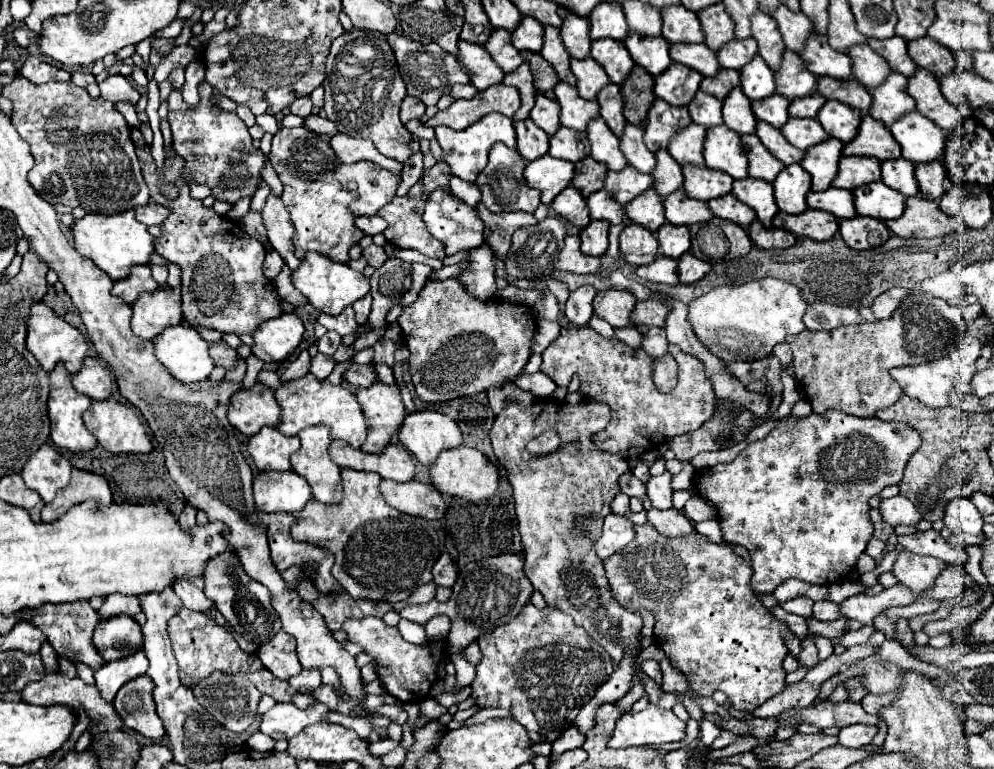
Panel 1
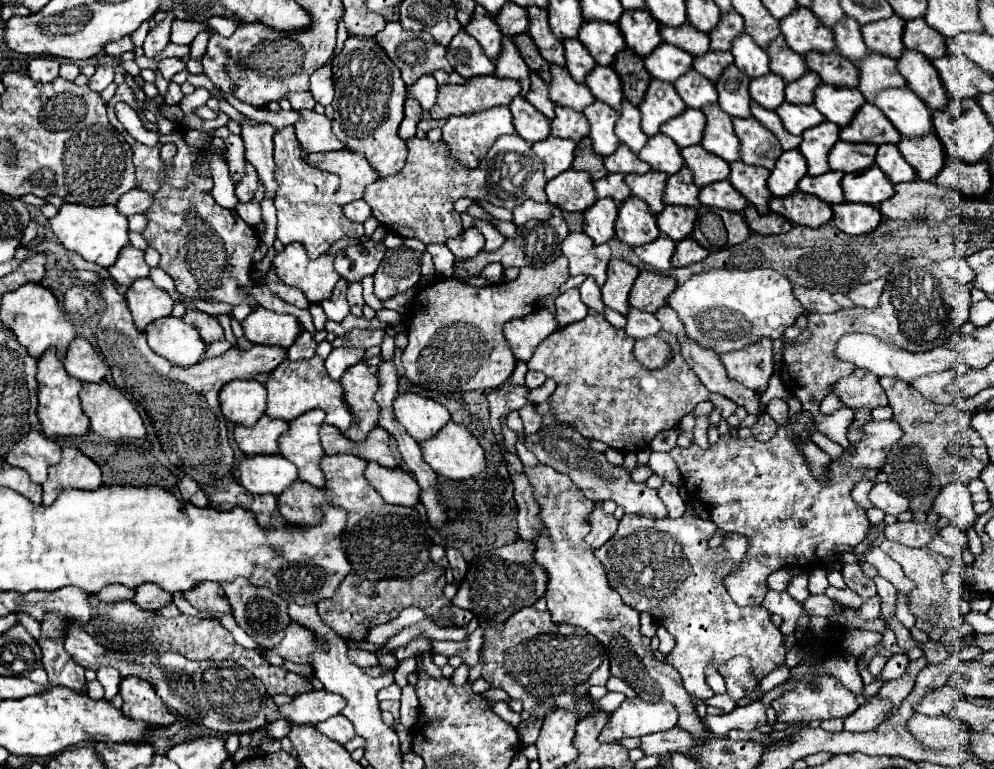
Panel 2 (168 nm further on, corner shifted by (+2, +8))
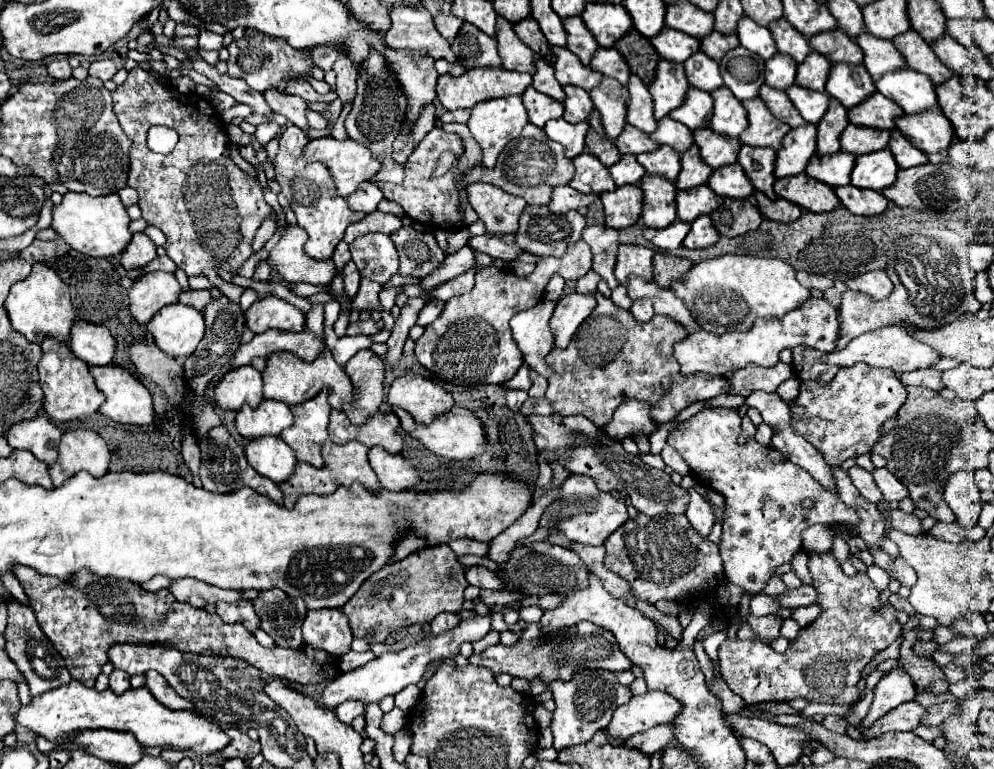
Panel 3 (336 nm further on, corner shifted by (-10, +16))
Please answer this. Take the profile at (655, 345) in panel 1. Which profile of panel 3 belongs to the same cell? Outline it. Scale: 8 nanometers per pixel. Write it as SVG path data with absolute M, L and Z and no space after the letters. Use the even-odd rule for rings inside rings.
M641 298L641 300L635 300L633 306L631 306L631 314L635 316L635 320L639 322L647 322L655 316L655 310L653 310L653 302L647 300L647 298Z

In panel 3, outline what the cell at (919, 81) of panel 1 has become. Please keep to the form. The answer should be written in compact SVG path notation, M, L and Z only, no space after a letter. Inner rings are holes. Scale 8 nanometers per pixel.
M915 30L895 36L893 44L905 58L909 58L907 66L915 72L929 76L935 86L947 82L953 76L953 72L935 56L933 48Z

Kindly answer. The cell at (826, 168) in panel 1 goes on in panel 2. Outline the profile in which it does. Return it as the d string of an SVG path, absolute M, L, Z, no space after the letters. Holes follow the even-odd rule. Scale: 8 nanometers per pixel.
M825 120L819 126L803 132L801 138L803 138L803 142L801 142L799 150L807 158L807 168L809 168L807 174L819 176L819 174L827 172L829 170L827 154L833 148L833 144L839 140L839 126Z

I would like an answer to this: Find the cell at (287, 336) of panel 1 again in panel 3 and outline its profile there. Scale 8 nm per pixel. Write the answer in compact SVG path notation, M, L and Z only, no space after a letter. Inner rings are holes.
M267 296L263 300L257 300L247 310L245 318L247 318L247 328L253 330L255 334L261 334L271 328L299 332L305 326L305 314L277 296Z

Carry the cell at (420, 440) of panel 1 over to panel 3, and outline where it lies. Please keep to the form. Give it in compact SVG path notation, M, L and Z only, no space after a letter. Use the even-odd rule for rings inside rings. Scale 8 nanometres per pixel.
M419 374L397 378L387 392L387 402L407 410L419 424L431 424L437 416L455 406L451 392Z

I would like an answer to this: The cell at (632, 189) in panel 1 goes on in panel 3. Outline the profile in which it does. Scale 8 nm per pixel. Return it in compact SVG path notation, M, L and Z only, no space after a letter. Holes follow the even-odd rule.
M631 124L625 126L623 134L615 140L615 146L619 148L619 152L625 156L625 154L643 154L643 152L653 152L659 148L659 144L655 144L645 132L641 130L635 130Z

